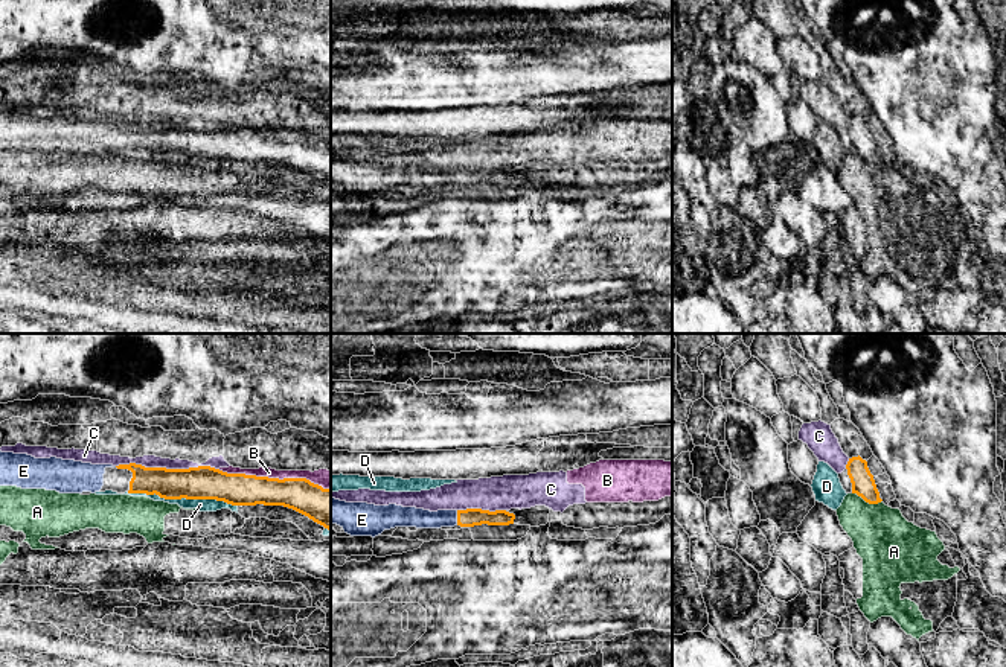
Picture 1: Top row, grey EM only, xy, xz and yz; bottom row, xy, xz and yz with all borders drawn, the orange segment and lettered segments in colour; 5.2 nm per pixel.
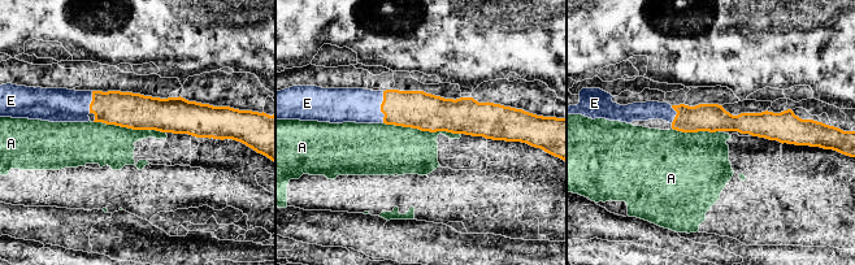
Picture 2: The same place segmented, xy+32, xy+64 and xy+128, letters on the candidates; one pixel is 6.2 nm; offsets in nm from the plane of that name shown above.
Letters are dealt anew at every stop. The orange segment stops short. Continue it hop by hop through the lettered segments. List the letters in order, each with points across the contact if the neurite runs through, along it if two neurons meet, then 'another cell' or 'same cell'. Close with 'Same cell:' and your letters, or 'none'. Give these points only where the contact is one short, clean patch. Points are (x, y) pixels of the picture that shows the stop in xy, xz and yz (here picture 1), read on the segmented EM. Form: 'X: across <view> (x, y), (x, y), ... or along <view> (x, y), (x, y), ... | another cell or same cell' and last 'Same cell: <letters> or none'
A: along yz (852, 492), (869, 503), (881, 501) | another cell
B: another cell
C: another cell
D: another cell
E: across xz (471, 517), (458, 518), (410, 517) | same cell
Same cell: E

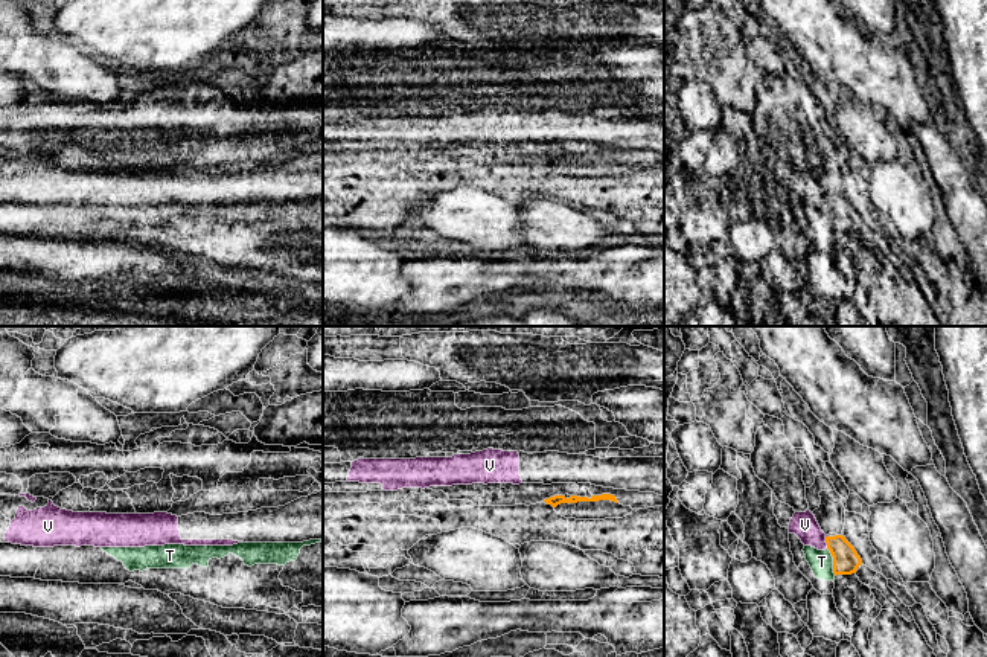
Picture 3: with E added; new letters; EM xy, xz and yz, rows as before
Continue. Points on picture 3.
T: another cell
V: along yz (824, 537), (827, 548) | another cell
Same cell: none

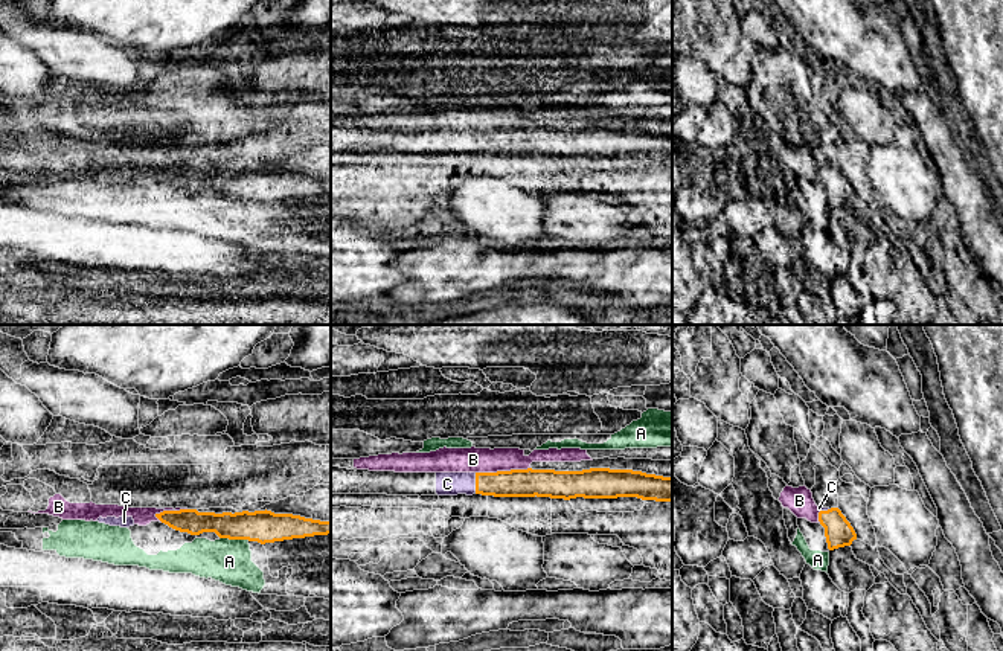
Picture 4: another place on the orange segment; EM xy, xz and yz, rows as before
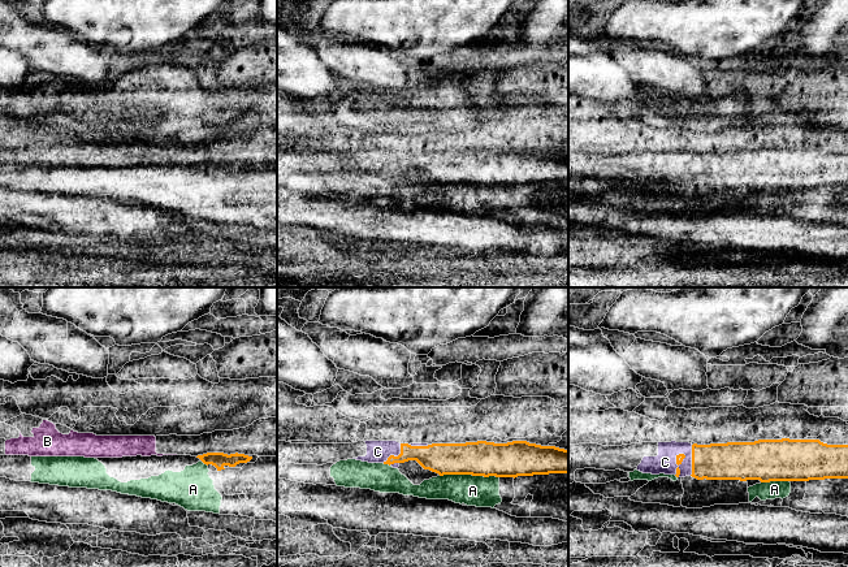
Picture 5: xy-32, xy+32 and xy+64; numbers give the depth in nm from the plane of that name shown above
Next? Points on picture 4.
A: another cell
B: along xz (529, 467), (476, 473) | another cell
C: across xz (517, 482), (476, 484), (447, 484) | same cell
Same cell: C

